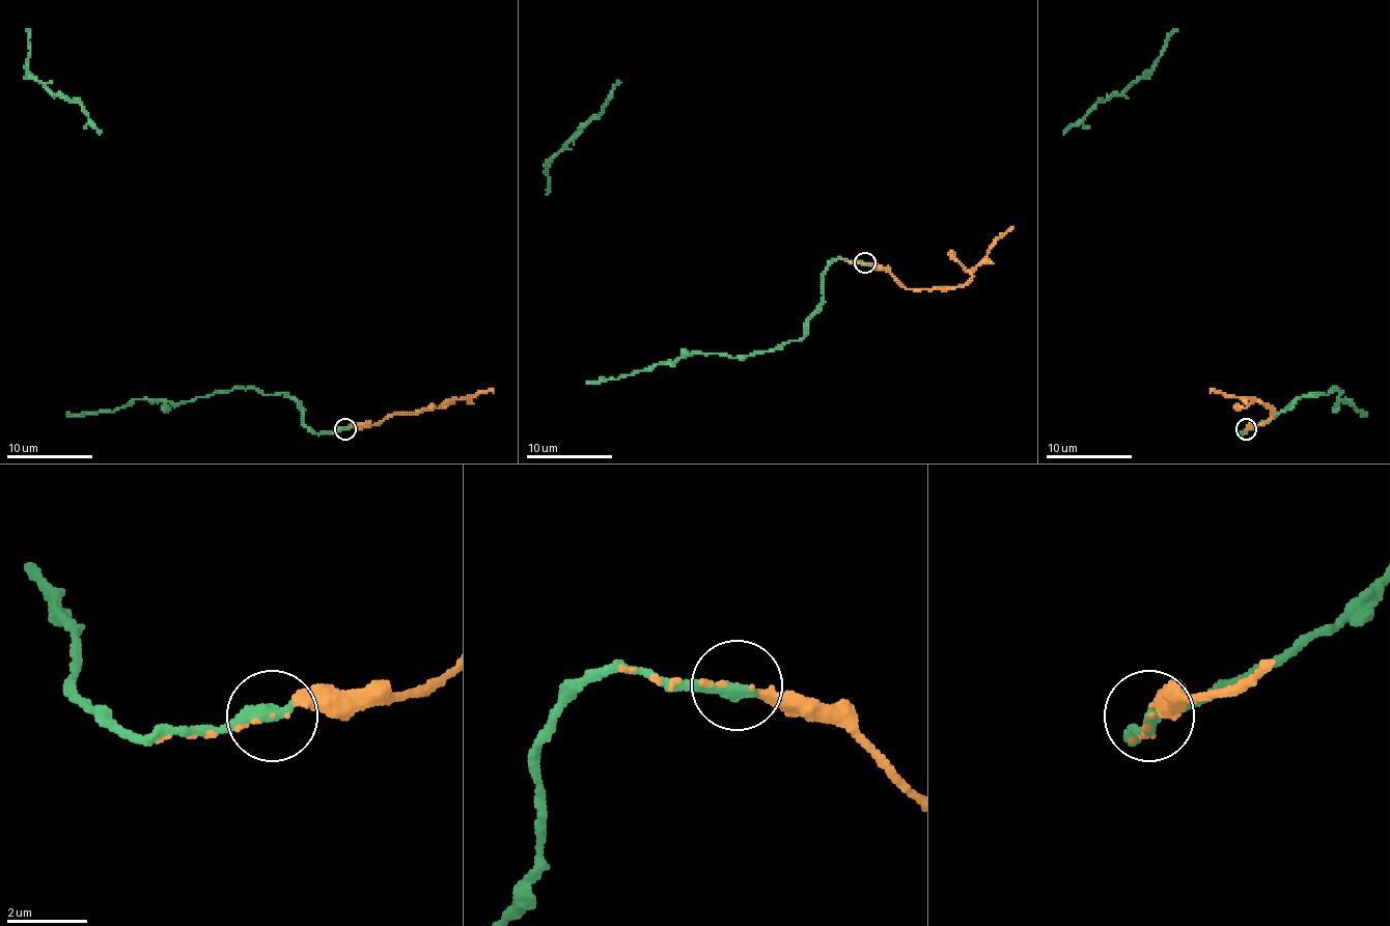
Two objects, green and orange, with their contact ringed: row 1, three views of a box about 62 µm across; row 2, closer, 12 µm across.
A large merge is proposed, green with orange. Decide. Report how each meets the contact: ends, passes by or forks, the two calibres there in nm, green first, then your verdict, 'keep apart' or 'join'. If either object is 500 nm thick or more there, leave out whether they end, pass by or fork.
green ends; orange ends; calibres 400 and 100 nm; join

